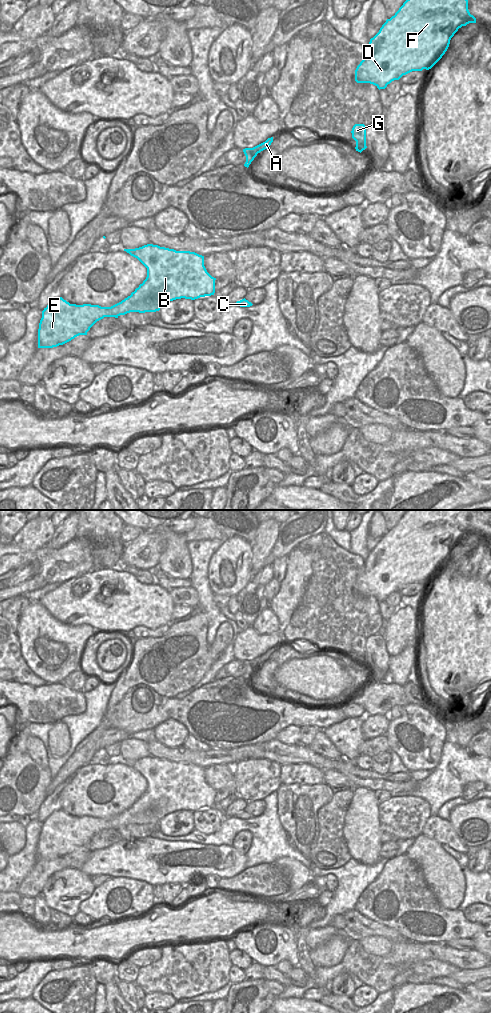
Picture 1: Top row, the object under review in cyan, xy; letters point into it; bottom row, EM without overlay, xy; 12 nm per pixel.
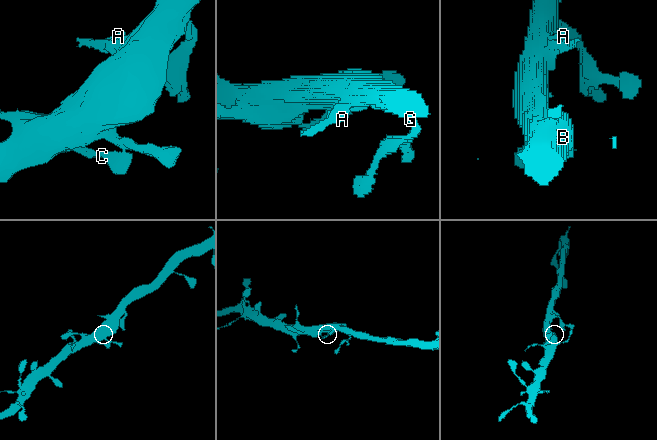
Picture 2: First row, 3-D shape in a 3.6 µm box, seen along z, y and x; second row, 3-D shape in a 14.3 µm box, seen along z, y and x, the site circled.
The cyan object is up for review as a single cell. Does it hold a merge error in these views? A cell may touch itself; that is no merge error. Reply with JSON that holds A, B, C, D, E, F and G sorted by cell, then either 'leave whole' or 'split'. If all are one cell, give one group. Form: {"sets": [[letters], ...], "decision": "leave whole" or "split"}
{"sets": [["A", "B", "C", "D", "E", "F", "G"]], "decision": "leave whole"}

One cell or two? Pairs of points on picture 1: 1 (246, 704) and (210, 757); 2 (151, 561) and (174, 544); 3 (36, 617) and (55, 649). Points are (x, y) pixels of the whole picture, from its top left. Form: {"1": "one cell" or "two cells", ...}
{"1": "two cells", "2": "two cells", "3": "one cell"}

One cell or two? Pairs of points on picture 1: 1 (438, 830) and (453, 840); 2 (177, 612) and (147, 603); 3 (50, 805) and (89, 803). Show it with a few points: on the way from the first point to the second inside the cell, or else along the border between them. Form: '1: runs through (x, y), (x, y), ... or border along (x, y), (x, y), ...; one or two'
1: runs through (442, 831), (449, 837); one
2: border along (174, 604), (170, 619); two
3: border along (68, 783), (60, 794), (60, 808); two

